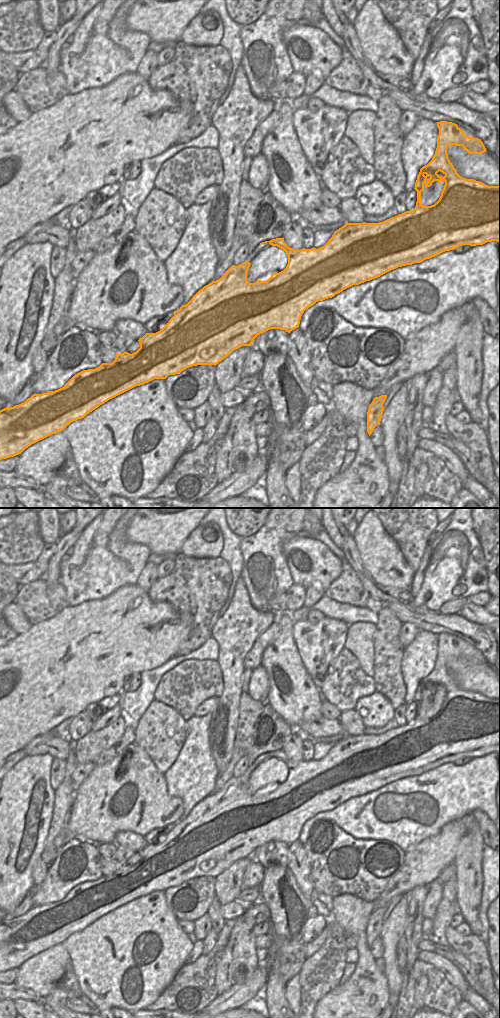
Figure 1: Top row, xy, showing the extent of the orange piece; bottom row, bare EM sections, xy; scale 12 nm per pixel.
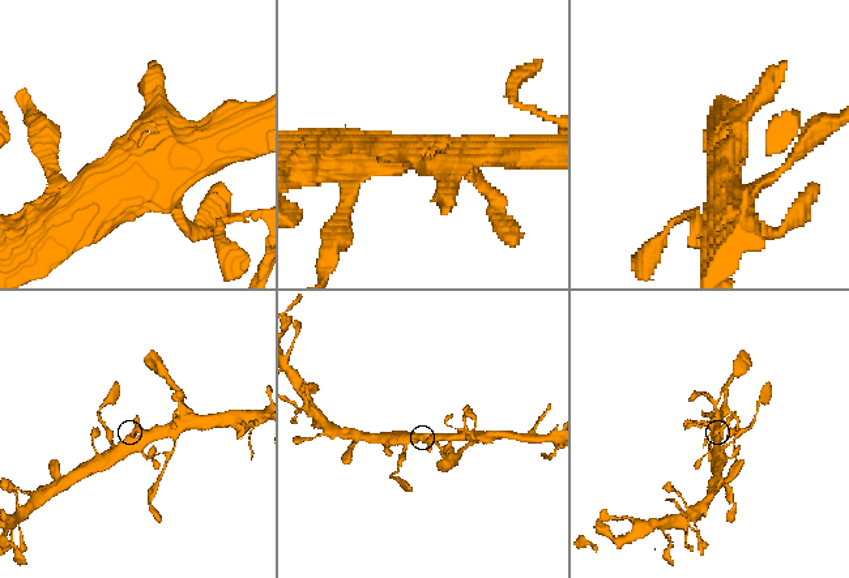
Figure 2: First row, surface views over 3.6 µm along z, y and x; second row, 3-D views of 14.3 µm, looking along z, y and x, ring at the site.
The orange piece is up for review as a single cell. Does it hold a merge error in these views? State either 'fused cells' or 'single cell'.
single cell

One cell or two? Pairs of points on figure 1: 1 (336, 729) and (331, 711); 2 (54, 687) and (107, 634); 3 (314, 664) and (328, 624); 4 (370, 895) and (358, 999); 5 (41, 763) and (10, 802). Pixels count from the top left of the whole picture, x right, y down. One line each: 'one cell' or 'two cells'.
1: two cells
2: one cell
3: one cell
4: two cells
5: one cell

